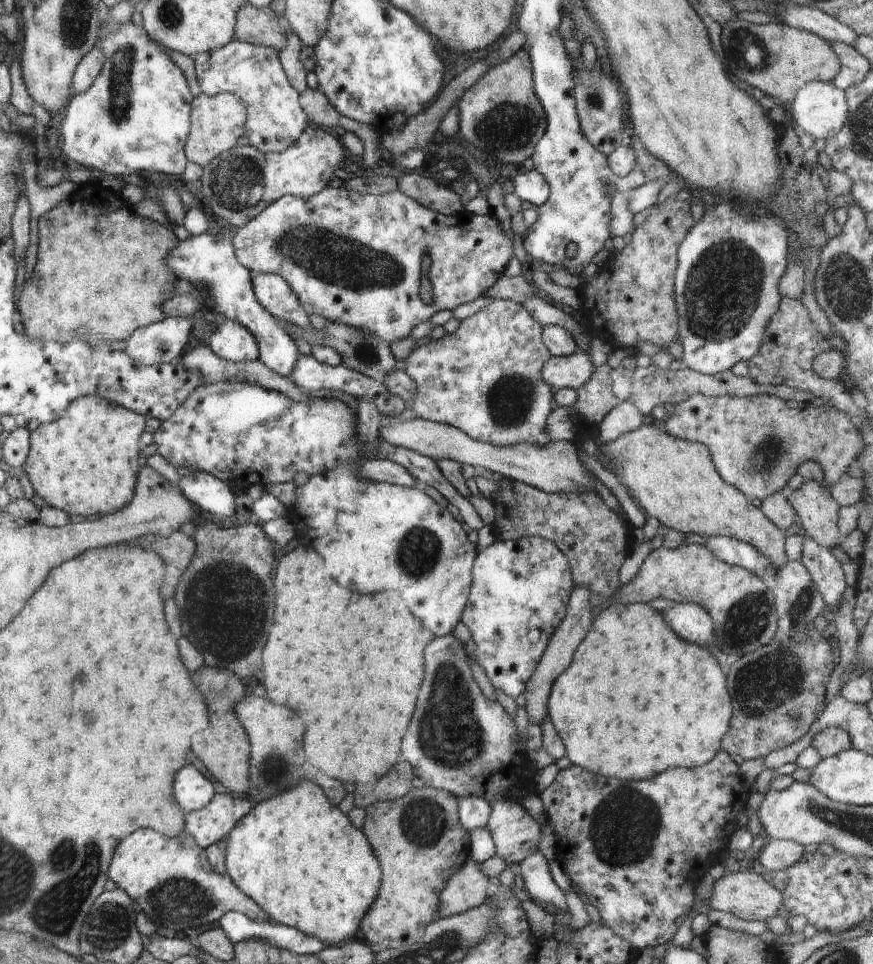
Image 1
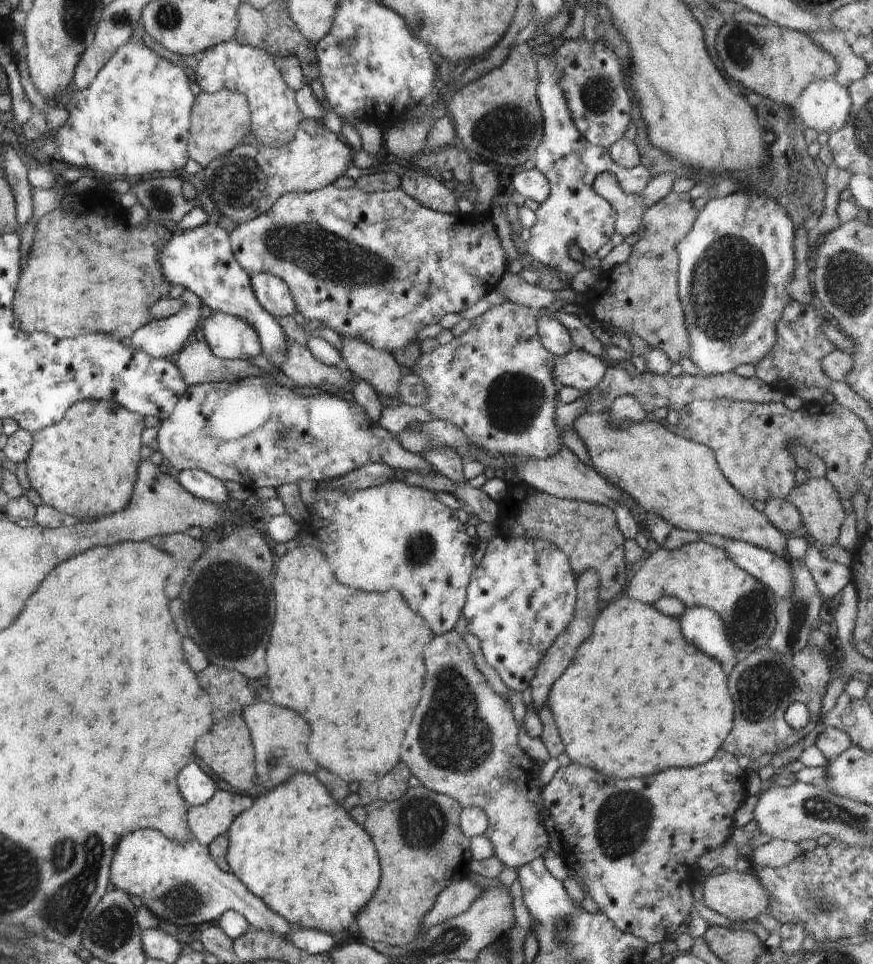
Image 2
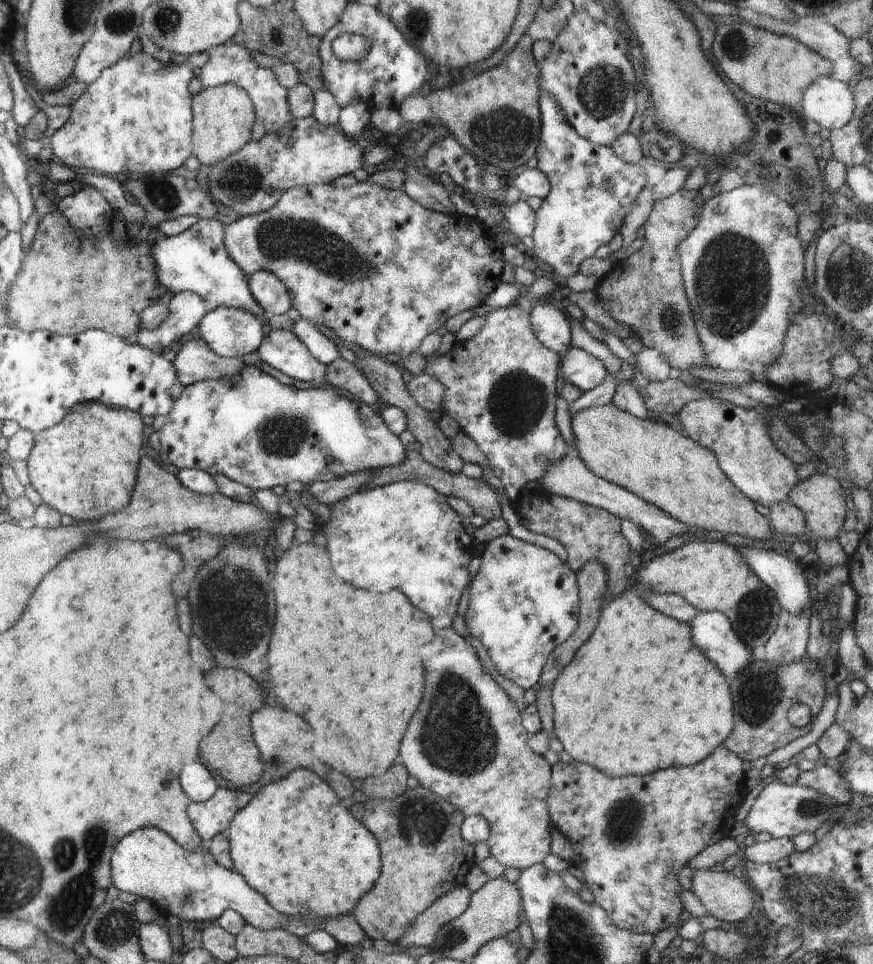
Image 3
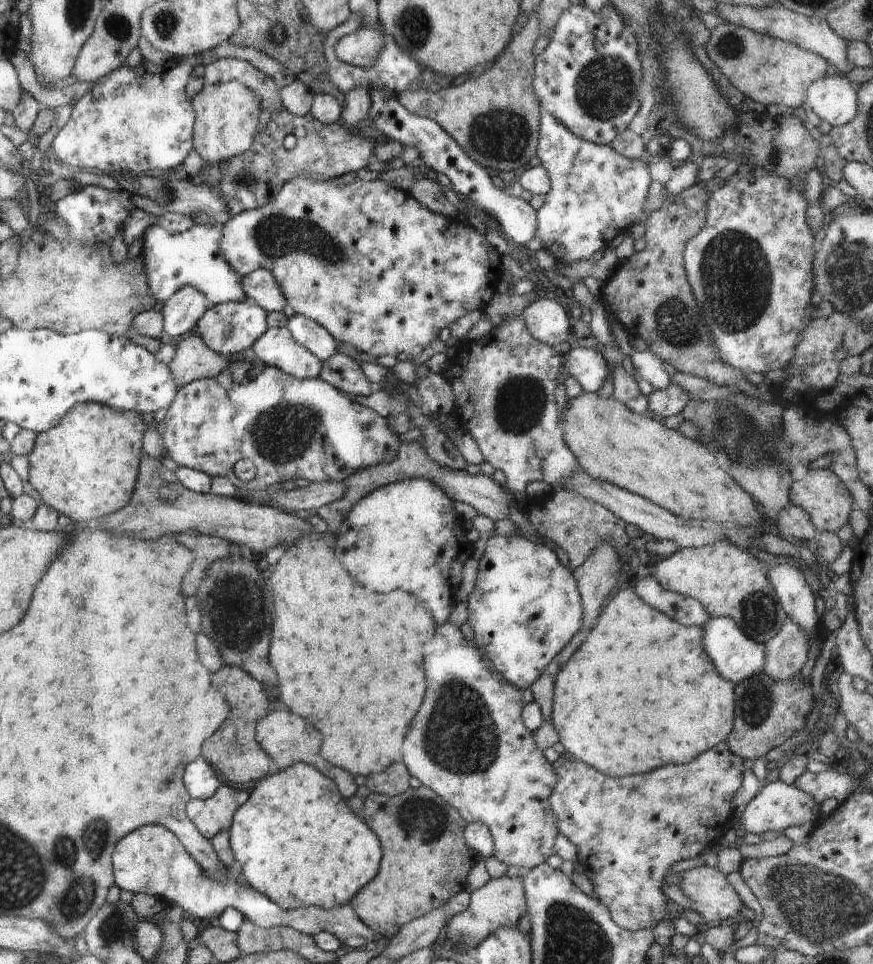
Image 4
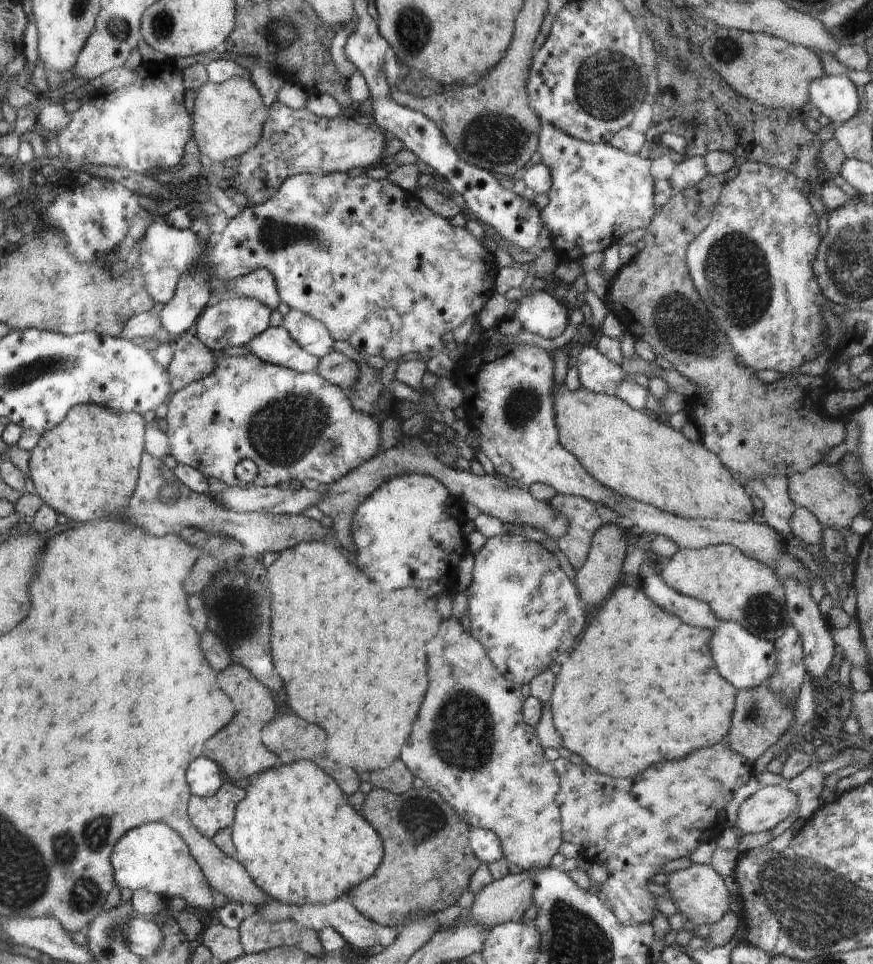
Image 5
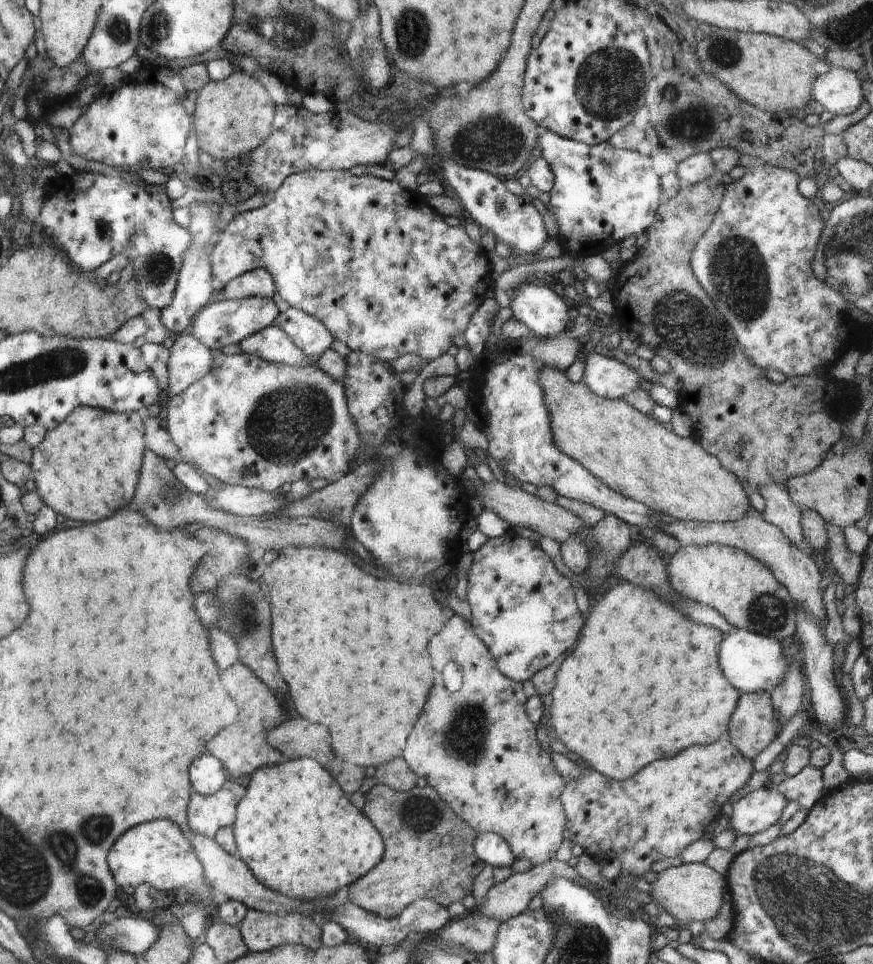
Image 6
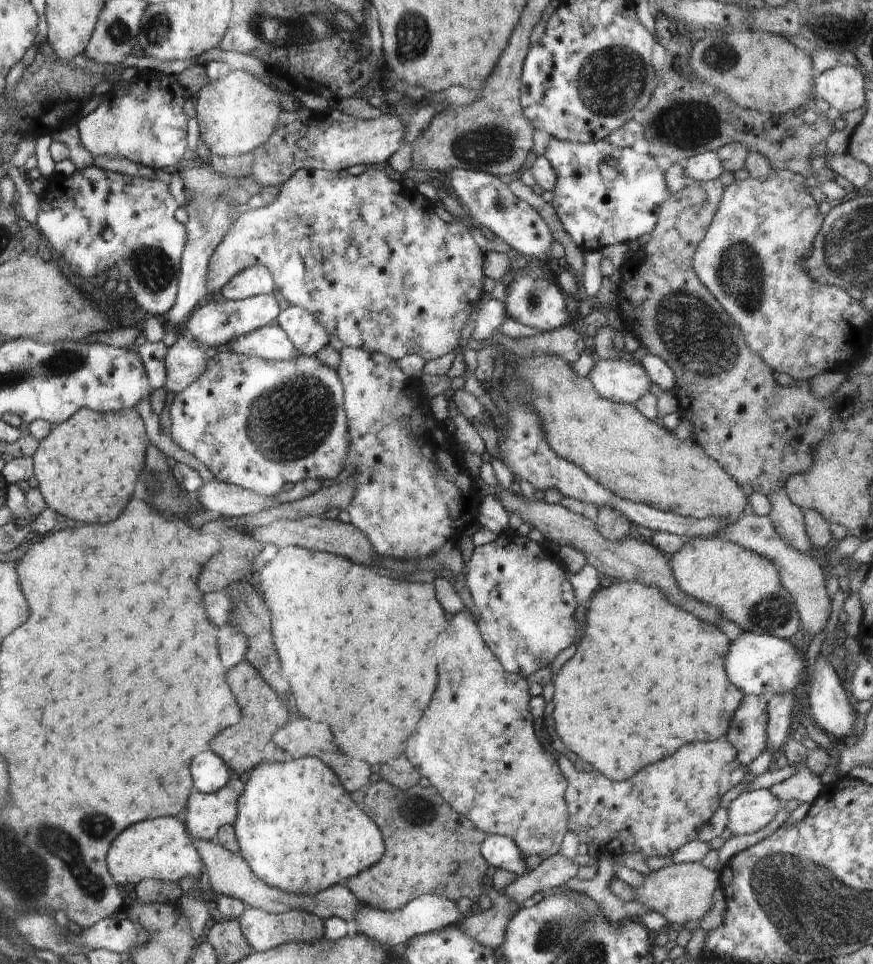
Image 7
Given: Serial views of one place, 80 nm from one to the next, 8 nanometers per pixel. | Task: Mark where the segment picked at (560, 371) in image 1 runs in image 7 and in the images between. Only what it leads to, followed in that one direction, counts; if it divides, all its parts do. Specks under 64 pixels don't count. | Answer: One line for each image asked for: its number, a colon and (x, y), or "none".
2: (579, 369)
3: (580, 369)
4: (589, 368)
5: (597, 373)
6: (609, 378)
7: (623, 381)

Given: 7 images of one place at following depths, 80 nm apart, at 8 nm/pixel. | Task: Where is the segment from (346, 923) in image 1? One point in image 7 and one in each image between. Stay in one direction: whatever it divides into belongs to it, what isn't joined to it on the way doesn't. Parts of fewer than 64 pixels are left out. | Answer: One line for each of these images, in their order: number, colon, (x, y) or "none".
2: (296, 848)
3: (296, 843)
4: (297, 822)
5: (300, 841)
6: (297, 832)
7: (297, 828)

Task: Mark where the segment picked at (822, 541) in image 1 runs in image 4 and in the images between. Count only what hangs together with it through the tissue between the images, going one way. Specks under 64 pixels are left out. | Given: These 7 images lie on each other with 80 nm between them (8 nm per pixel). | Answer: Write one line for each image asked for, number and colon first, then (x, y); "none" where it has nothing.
2: (818, 502)
3: (822, 498)
4: (821, 493)

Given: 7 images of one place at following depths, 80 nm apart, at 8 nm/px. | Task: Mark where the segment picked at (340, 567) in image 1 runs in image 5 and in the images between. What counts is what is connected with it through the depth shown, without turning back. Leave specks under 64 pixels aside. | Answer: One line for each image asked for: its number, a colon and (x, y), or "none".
2: (396, 535)
3: (404, 535)
4: (422, 545)
5: (404, 532)

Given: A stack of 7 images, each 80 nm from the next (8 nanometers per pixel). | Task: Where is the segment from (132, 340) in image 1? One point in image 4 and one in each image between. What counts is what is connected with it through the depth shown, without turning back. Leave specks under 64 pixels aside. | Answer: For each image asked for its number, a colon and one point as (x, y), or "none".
2: (164, 338)
3: (186, 309)
4: (187, 306)

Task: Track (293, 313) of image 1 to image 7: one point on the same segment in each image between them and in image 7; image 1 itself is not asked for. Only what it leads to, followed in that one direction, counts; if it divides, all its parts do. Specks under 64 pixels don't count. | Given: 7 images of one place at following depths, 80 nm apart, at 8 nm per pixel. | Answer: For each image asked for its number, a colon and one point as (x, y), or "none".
2: (273, 293)
3: (272, 296)
4: (260, 286)
5: (259, 284)
6: (256, 283)
7: (257, 280)

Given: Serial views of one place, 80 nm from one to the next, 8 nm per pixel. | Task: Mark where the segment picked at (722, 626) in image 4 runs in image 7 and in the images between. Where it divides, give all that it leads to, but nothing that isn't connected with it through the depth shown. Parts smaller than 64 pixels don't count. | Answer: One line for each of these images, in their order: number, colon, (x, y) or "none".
5: (746, 660)
6: (753, 663)
7: (762, 665)

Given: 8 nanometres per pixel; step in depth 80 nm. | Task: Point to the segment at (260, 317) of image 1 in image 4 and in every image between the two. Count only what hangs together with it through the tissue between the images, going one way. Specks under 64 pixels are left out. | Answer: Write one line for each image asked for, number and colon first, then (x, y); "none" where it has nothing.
2: (201, 260)
3: (196, 260)
4: (192, 257)

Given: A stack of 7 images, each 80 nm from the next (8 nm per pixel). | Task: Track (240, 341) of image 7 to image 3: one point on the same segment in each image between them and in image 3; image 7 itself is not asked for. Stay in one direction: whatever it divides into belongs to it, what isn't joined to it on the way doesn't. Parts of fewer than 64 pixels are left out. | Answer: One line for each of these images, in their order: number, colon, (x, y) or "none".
3: (282, 349)
4: (276, 348)
5: (274, 345)
6: (272, 344)

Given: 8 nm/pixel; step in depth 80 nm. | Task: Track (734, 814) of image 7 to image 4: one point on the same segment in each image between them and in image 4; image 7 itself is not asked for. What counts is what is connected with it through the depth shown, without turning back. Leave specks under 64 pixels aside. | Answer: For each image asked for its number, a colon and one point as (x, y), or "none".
4: (778, 805)
5: (768, 806)
6: (756, 811)

